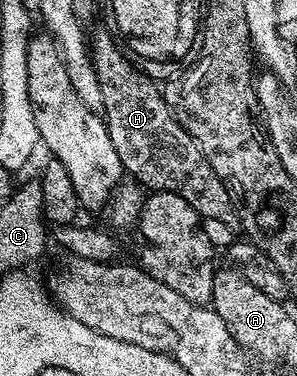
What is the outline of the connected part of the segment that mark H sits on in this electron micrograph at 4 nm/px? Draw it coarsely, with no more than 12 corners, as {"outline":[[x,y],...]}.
{"outline":[[107,30],[92,38],[123,171],[237,231],[228,188]]}

